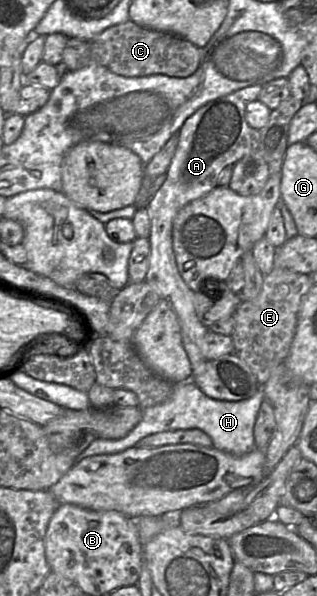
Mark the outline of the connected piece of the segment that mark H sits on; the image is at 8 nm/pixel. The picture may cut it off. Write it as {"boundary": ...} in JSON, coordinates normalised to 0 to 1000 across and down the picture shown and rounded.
{"boundary":[[[609,639],[555,643],[524,673],[448,686],[445,706],[394,733],[366,738],[303,737],[252,762],[240,773],[281,765],[385,758],[426,750],[445,737],[476,728],[612,718],[637,721],[662,732],[675,752],[738,763],[767,763],[804,752],[801,711],[833,669],[833,661],[817,653],[801,664],[773,671],[678,671],[644,661]]]}

